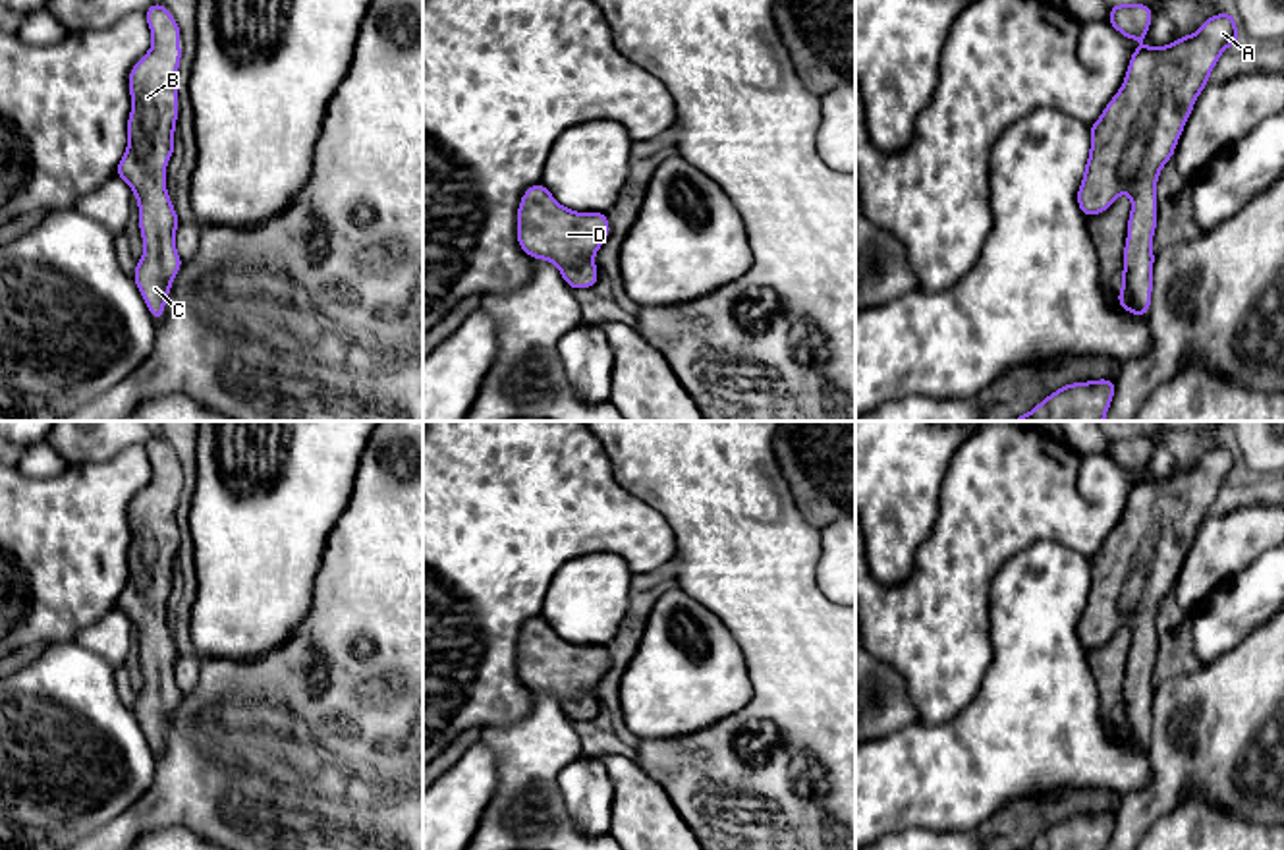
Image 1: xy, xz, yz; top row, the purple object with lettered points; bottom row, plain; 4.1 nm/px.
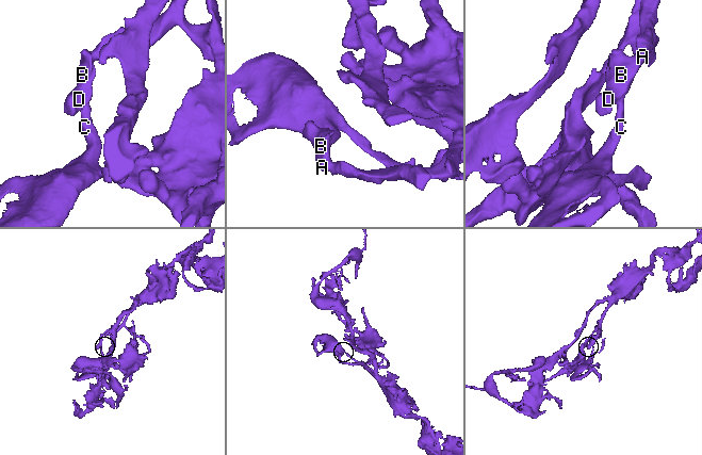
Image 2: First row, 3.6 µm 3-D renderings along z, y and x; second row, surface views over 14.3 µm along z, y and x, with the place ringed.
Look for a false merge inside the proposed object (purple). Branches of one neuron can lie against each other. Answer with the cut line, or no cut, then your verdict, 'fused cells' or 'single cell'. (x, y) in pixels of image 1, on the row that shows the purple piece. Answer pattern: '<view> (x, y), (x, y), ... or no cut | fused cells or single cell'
no cut | single cell

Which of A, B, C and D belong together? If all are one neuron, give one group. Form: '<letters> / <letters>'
A B C D

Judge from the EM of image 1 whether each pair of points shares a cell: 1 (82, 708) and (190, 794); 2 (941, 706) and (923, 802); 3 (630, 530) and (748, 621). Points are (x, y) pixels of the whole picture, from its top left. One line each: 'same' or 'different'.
1: different
2: different
3: different

